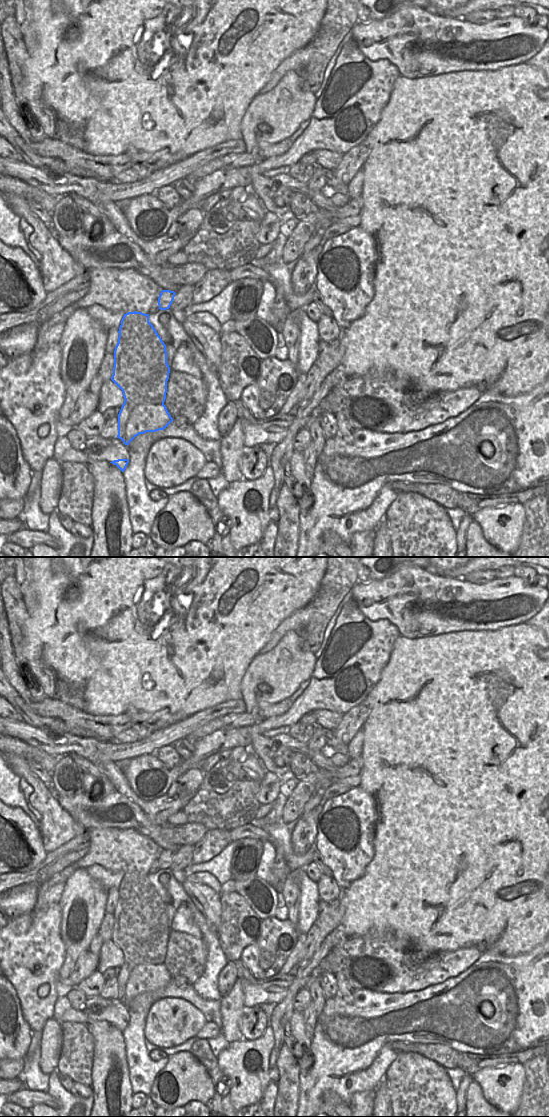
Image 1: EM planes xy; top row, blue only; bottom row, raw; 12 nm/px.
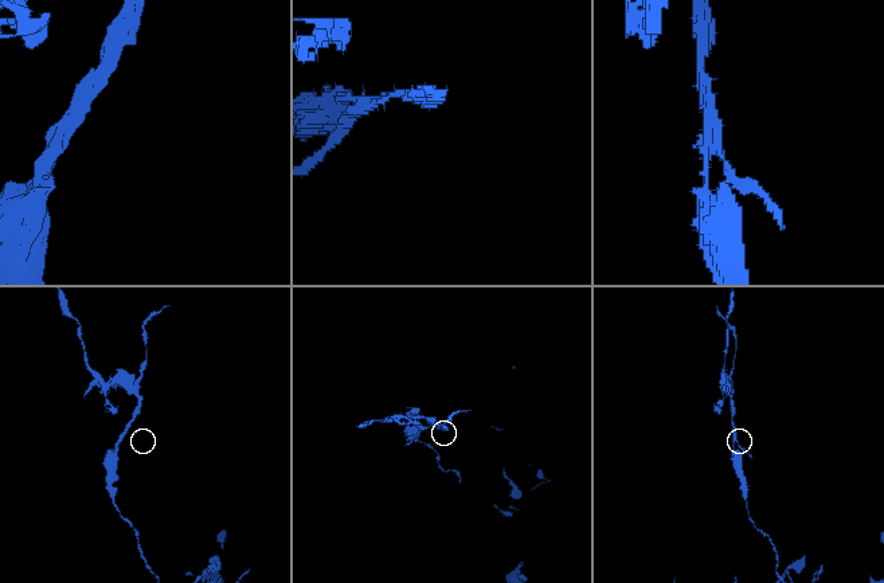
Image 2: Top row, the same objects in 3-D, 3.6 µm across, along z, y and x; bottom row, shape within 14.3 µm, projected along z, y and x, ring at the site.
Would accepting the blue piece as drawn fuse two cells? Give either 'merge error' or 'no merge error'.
merge error

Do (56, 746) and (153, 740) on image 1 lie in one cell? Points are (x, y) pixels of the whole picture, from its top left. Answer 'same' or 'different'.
same

